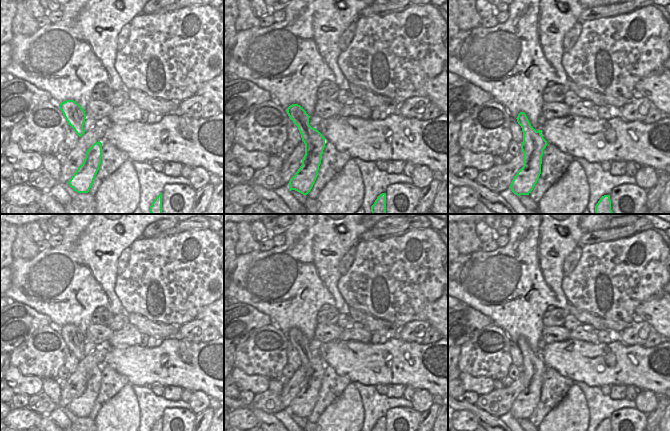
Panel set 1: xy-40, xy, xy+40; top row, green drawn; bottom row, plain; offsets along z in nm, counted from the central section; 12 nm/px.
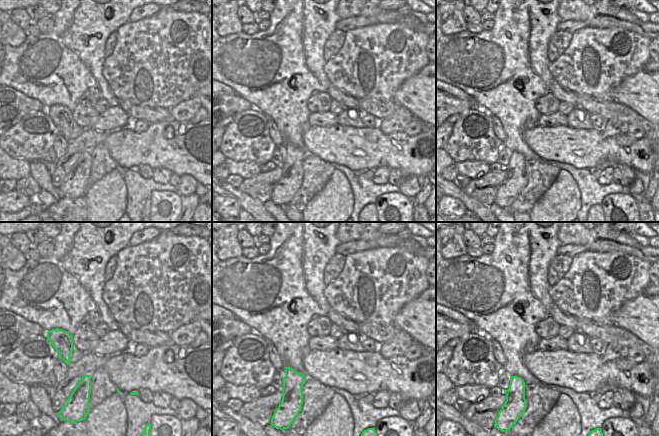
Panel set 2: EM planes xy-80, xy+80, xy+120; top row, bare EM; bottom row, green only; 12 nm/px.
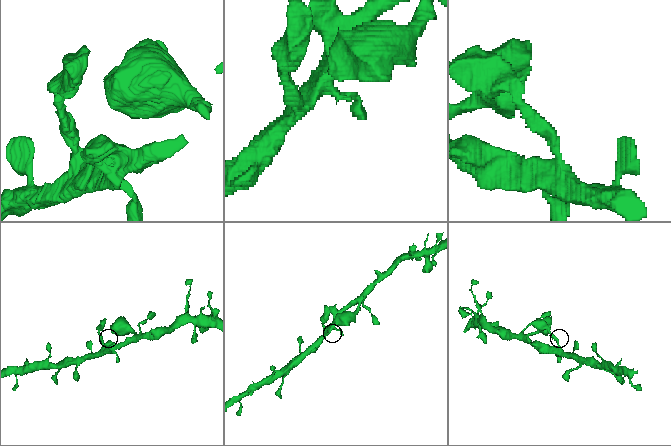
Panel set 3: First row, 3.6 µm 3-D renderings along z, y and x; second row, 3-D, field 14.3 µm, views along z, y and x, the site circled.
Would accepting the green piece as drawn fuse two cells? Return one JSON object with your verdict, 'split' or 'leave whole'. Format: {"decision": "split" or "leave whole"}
{"decision": "leave whole"}

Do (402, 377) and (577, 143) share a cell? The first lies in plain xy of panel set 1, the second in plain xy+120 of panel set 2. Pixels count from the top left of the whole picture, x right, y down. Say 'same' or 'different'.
same

